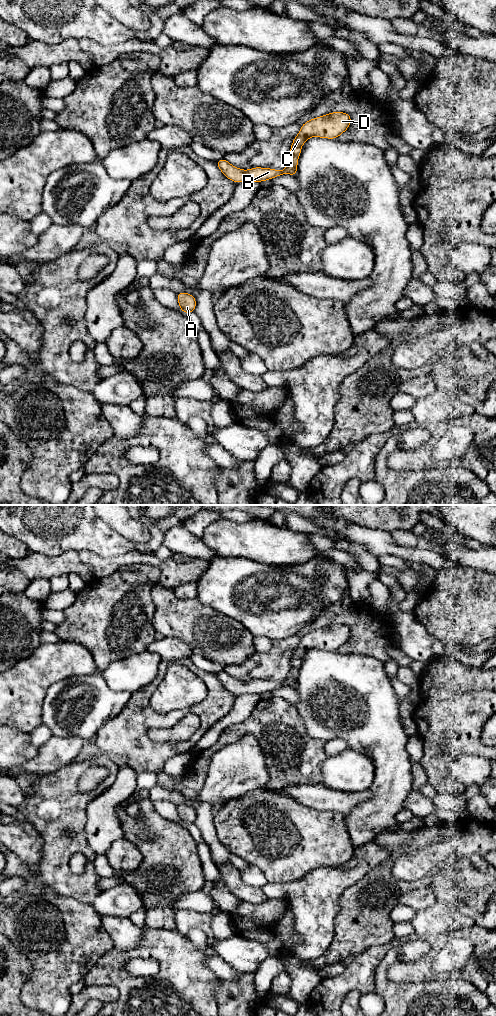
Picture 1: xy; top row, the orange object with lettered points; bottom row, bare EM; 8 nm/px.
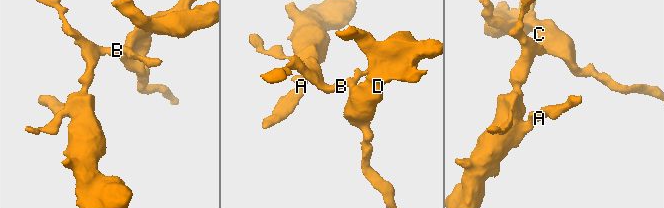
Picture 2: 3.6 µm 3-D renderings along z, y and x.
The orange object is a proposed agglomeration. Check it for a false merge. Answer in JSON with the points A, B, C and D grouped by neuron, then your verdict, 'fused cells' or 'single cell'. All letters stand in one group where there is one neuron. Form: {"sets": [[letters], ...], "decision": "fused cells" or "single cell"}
{"sets": [["A", "B"], ["C", "D"]], "decision": "fused cells"}

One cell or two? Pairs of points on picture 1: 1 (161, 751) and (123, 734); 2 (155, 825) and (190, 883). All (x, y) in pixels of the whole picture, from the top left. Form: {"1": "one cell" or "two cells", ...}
{"1": "one cell", "2": "one cell"}

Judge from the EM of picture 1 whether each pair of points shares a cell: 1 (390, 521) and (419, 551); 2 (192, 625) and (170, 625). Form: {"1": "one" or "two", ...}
{"1": "two", "2": "one"}

